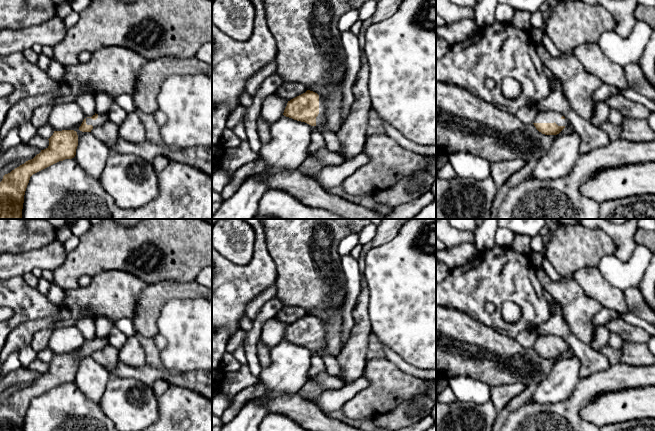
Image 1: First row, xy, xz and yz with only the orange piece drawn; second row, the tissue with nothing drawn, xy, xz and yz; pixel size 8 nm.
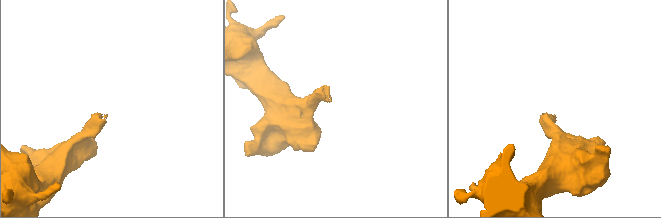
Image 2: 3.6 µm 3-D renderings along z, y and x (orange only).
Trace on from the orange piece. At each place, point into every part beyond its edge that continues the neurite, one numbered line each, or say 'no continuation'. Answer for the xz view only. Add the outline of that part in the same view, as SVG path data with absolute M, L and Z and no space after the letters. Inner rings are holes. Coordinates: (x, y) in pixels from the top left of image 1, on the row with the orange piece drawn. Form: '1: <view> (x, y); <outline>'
1: xz (321, 117); M319 96L319 114L316 117L316 125L324 123L326 120L326 102L325 99Z

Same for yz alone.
1: yz (542, 116); M538 111L533 123L556 123L558 126L566 126L567 120L562 119L562 114L553 111Z

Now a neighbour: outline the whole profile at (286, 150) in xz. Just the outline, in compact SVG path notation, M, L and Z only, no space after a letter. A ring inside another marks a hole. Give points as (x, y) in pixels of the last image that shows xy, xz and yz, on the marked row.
M284 115L275 121L270 127L270 140L258 151L266 169L247 177L235 194L221 203L212 219L253 219L262 196L270 189L264 179L299 169L308 157L313 130L314 126Z

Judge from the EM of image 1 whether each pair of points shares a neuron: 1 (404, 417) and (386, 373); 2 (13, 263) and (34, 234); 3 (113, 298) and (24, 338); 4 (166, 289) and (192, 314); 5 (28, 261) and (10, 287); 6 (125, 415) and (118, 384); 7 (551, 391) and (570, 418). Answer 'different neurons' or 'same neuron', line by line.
1: different neurons
2: different neurons
3: same neuron
4: different neurons
5: different neurons
6: same neuron
7: different neurons

